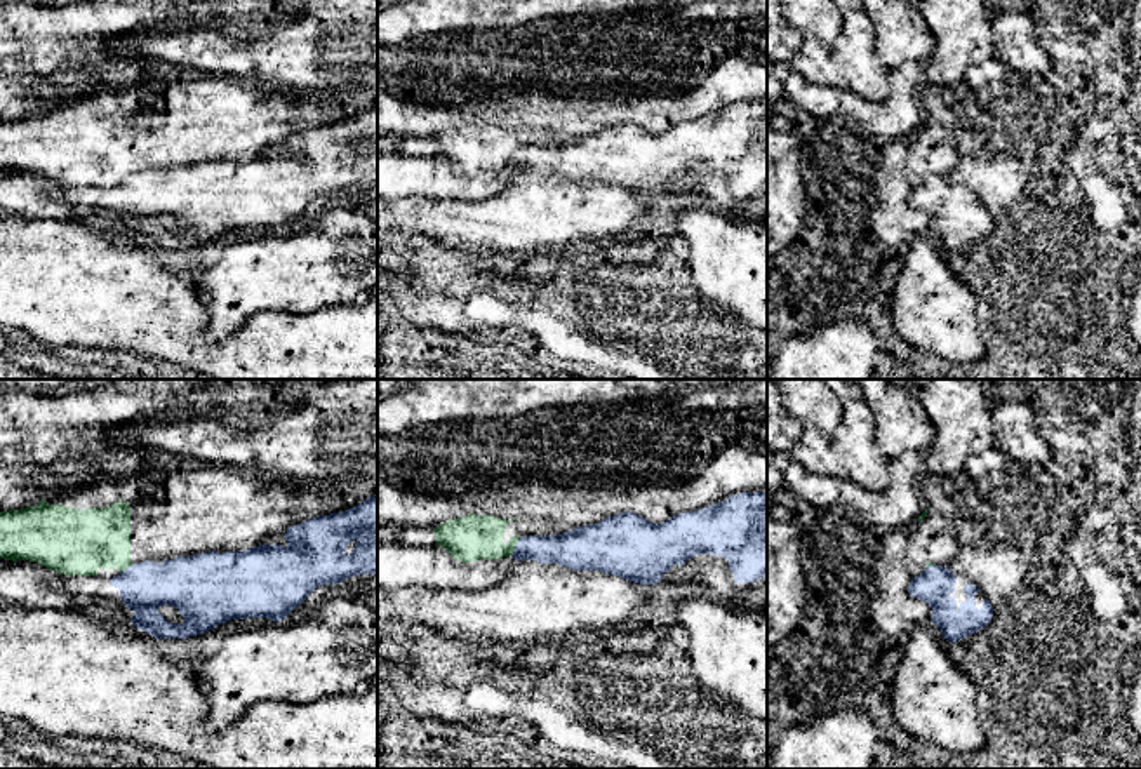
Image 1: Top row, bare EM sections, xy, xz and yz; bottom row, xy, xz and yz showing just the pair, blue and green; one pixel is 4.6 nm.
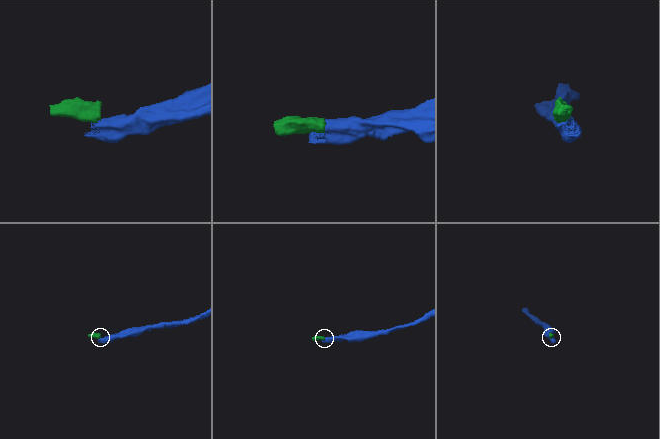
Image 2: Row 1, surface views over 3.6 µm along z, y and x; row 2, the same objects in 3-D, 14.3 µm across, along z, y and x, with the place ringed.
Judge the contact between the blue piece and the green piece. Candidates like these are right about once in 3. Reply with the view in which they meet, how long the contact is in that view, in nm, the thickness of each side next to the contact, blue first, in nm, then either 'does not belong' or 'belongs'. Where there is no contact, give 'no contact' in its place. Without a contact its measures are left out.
meets blue in xz; contact 100 nm long; 160 nm thick on the blue side, 220 nm on the other; does not belong

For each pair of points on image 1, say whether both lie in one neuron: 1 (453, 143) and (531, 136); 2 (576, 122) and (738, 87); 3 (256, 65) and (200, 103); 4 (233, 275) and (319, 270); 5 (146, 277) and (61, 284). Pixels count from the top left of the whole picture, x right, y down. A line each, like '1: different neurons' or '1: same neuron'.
1: same neuron
2: same neuron
3: different neurons
4: same neuron
5: same neuron

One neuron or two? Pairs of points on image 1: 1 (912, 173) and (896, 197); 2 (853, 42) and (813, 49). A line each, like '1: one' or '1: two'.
1: two
2: one

